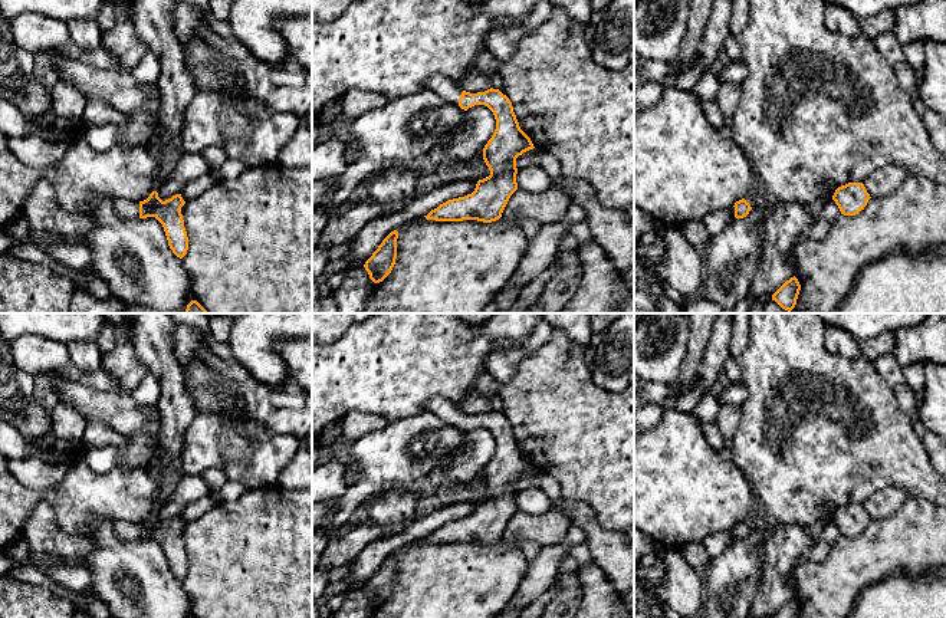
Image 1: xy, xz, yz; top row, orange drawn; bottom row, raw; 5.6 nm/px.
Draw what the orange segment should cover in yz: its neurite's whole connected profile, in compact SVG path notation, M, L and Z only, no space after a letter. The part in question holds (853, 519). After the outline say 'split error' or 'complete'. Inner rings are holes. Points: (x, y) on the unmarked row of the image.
M848 504L835 512L832 522L838 527L841 536L855 538L867 527L870 522L863 504Z; complete

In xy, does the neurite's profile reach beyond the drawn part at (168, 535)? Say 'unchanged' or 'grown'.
grown

